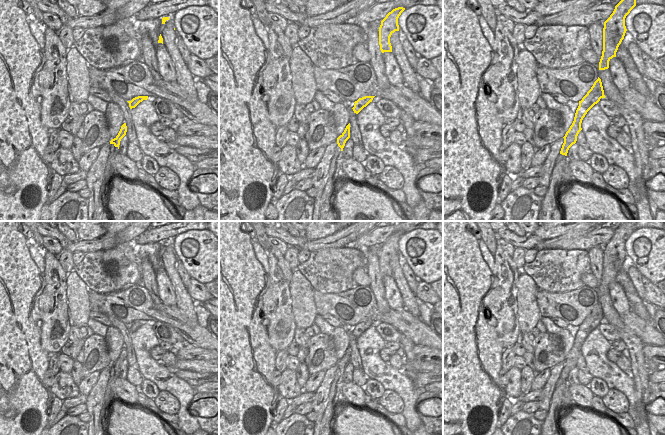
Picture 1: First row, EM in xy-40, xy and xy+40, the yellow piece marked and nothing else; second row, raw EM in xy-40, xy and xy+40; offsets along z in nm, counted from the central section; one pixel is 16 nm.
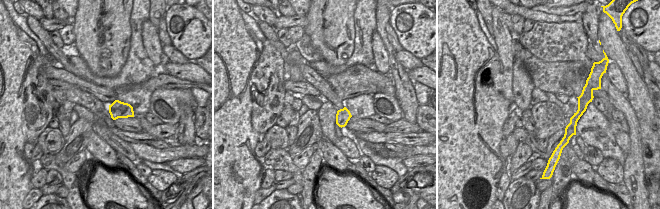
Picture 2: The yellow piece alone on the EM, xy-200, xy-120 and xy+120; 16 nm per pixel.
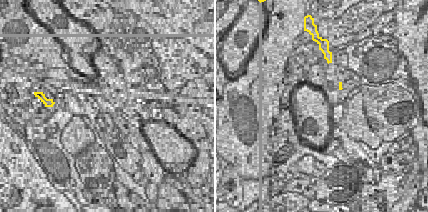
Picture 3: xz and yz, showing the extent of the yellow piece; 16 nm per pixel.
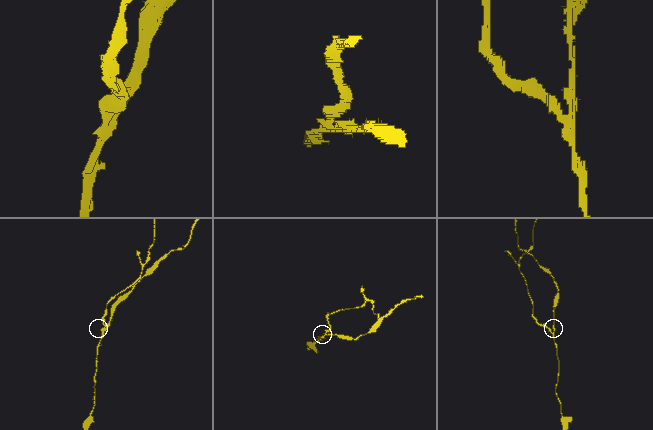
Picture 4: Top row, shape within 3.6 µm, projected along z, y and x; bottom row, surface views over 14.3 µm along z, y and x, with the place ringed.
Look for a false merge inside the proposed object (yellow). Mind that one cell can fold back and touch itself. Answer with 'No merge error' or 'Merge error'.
Merge error

